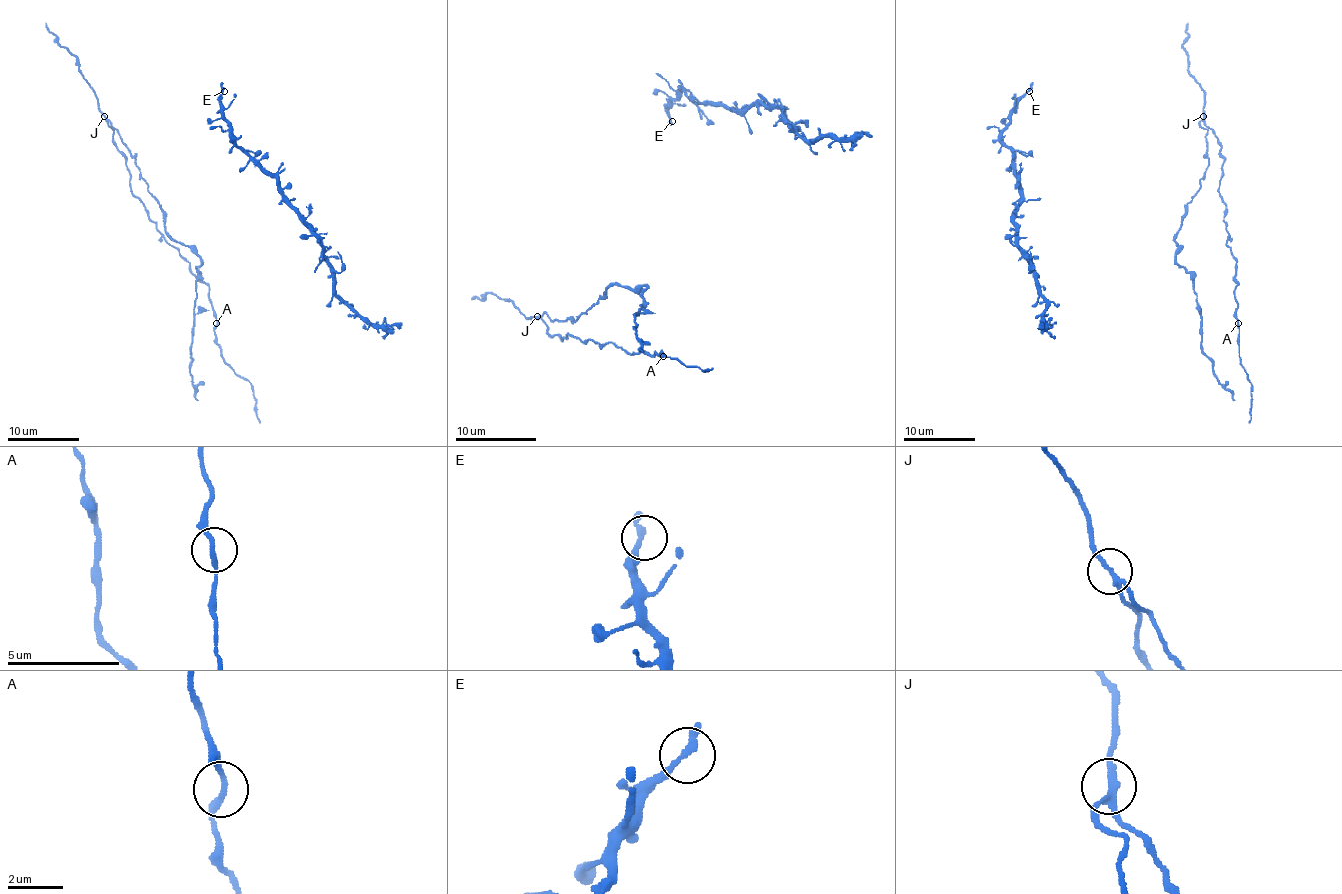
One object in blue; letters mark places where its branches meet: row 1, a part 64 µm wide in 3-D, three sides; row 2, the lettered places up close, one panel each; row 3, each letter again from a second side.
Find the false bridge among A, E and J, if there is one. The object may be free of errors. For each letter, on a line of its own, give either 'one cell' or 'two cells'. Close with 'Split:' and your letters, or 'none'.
A: one cell
E: one cell
J: two cells
Split: J

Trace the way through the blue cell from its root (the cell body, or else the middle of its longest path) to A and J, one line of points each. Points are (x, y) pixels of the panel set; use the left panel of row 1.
A: (151, 195), (135, 157), (108, 121), (130, 173), (130, 191), (157, 231), (209, 287), (216, 323)
J: (151, 195), (148, 182), (135, 164), (135, 157), (105, 116)

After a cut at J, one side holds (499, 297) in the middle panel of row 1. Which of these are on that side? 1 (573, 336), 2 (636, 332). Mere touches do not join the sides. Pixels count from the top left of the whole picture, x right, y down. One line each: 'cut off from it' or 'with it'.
1: with it
2: cut off from it

